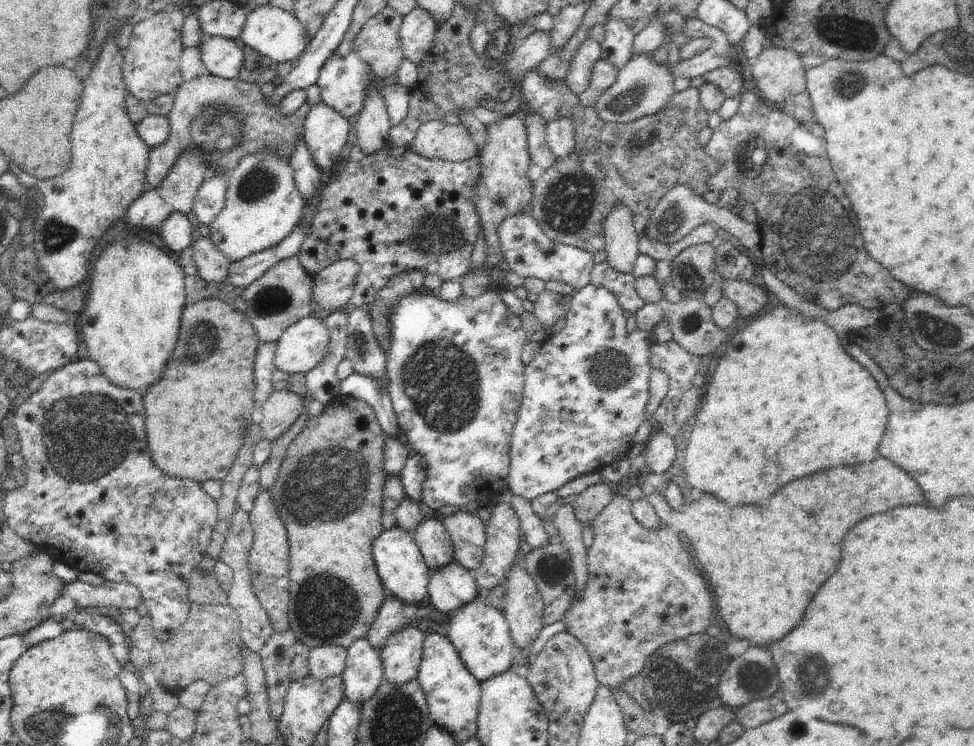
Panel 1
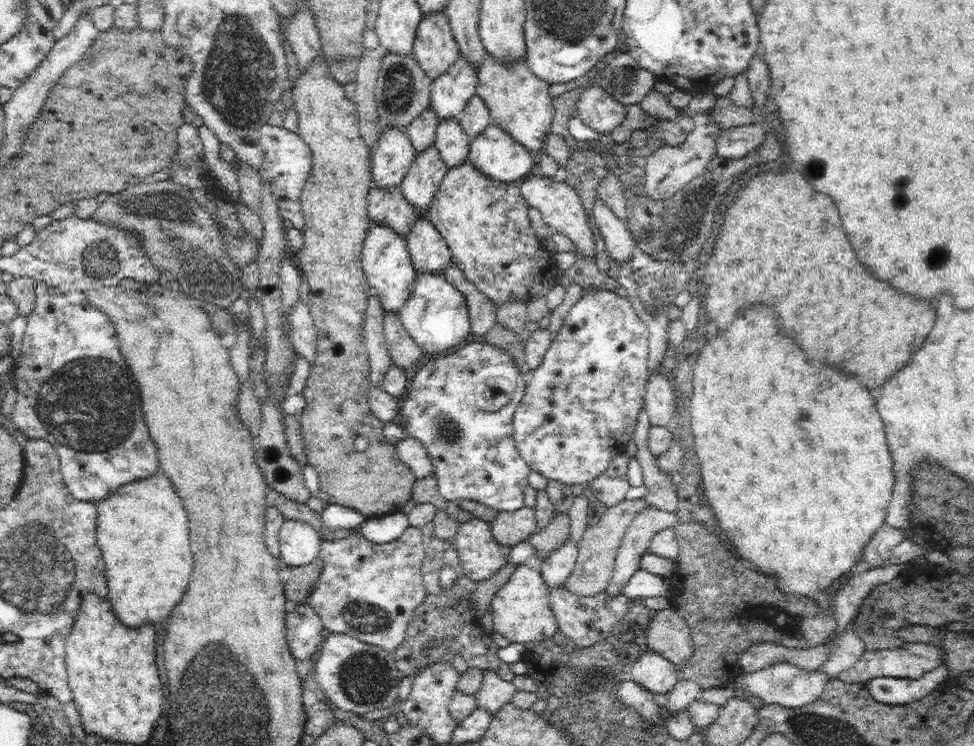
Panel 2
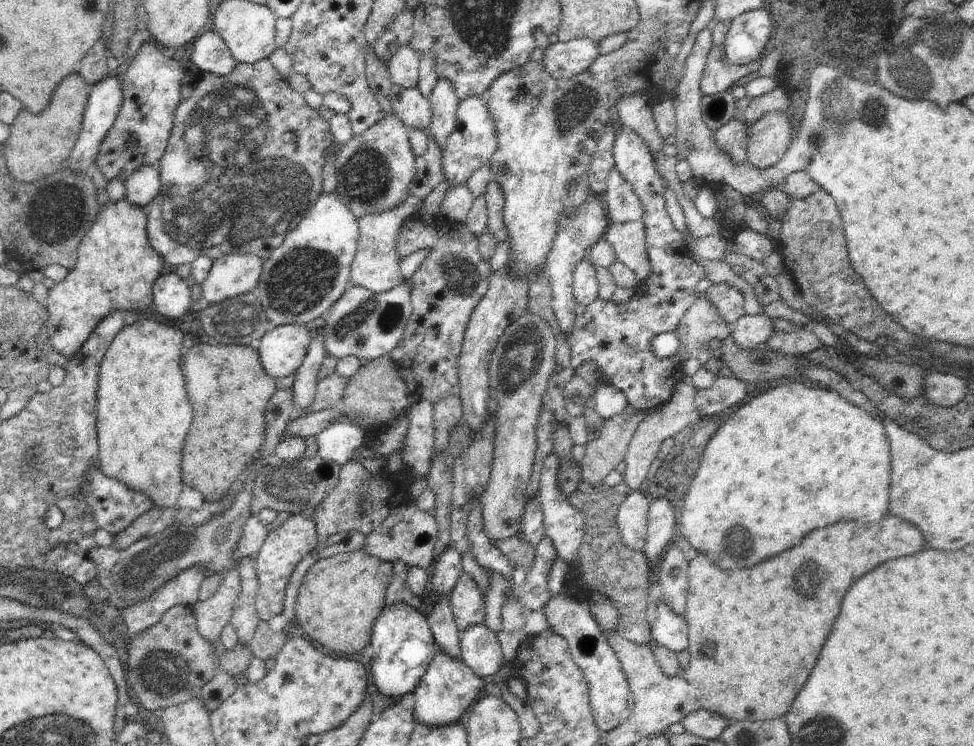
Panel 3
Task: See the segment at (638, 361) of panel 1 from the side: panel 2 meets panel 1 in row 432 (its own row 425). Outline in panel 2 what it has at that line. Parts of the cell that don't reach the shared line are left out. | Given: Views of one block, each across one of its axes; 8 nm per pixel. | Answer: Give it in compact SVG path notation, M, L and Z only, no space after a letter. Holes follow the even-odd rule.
M593 288L586 290L578 300L577 304L571 308L566 316L563 327L556 332L555 337L550 344L550 349L542 359L540 366L533 370L531 380L526 384L524 396L518 403L513 416L513 435L514 442L520 456L529 464L531 470L535 470L545 476L548 480L557 480L569 485L589 484L601 472L606 470L608 463L622 454L626 450L626 443L632 440L634 429L638 420L639 412L644 408L644 395L646 392L646 383L649 379L647 370L649 355L649 332L643 320L634 312L631 307L630 299L625 296L619 296L618 292L607 291L605 288Z

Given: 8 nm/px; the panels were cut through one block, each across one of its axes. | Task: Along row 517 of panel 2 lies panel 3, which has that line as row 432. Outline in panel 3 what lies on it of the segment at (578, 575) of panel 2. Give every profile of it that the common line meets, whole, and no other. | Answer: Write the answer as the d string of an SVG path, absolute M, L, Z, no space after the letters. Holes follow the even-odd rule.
M647 410L612 416L604 422L599 438L585 444L585 454L579 462L579 469L586 487L598 486L624 461L630 451L630 440L646 416Z

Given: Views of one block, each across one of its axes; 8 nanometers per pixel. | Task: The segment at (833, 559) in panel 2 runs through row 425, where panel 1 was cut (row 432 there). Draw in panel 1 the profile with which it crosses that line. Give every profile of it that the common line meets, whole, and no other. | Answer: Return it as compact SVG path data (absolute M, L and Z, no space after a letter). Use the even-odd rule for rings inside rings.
M780 305L762 317L756 317L751 322L742 324L743 330L731 338L721 351L721 357L714 376L706 385L703 395L702 408L697 411L694 430L690 434L688 448L684 459L685 480L687 486L700 488L704 492L714 494L716 498L724 500L728 506L740 506L740 504L768 504L770 496L782 486L796 478L814 474L818 470L826 470L840 464L860 464L860 462L872 462L876 458L876 448L884 434L887 418L888 403L885 394L876 379L861 364L858 364L841 345L842 336L836 331L834 325L828 319L808 321L798 316L797 310Z

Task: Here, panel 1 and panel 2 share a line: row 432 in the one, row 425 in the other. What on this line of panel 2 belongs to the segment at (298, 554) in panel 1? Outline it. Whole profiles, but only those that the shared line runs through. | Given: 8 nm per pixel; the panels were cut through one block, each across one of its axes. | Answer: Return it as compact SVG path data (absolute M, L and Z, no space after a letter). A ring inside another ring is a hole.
M319 56L310 67L306 70L299 70L298 77L294 86L291 86L292 100L294 102L294 110L298 118L298 134L302 141L310 148L313 154L312 170L302 187L301 192L301 210L304 216L304 242L302 248L294 253L294 258L300 267L300 270L305 272L305 277L309 280L309 311L313 318L317 333L316 333L316 357L311 364L310 374L308 375L303 395L305 398L306 406L303 412L300 412L299 421L301 424L301 435L303 438L303 445L305 448L307 464L309 464L318 473L319 490L321 495L327 499L329 503L341 504L346 508L353 508L356 512L363 514L366 518L380 517L382 515L391 515L399 513L402 507L412 499L414 483L418 479L411 468L400 460L396 452L395 445L390 444L384 436L383 423L371 409L369 405L369 390L371 389L370 363L368 354L366 354L363 343L363 322L365 319L365 310L367 309L367 302L370 292L372 291L366 275L363 271L362 264L362 251L363 244L370 228L370 219L367 214L368 195L370 192L370 179L373 176L371 171L371 152L368 150L362 136L359 132L359 119L356 114L356 106L352 99L345 96L345 86L339 84L338 81L332 77L328 62L324 56Z

